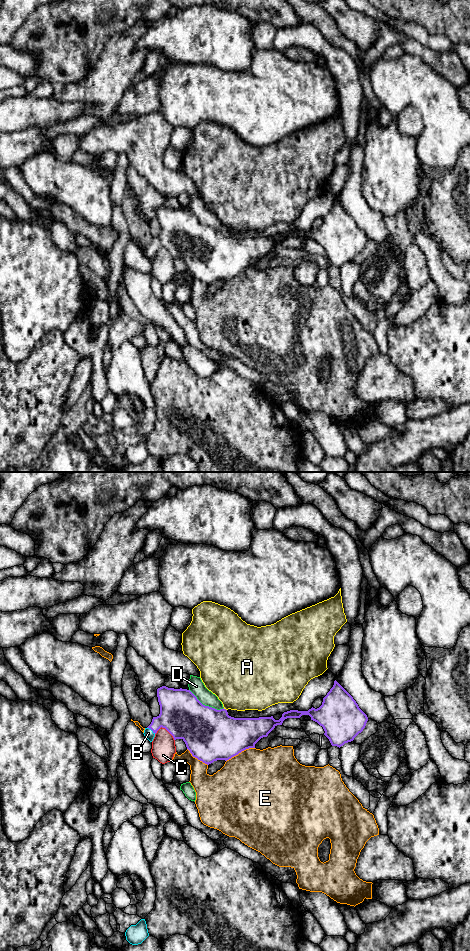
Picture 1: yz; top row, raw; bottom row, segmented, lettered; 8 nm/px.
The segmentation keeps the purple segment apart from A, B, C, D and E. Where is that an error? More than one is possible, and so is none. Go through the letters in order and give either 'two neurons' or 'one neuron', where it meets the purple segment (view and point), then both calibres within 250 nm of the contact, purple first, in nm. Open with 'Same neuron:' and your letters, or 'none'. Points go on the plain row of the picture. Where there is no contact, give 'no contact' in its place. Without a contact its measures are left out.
Same neuron: B
A: two neurons; meets purple in yz at (225, 229); 420 nm thick on the purple side, 440 nm on the other
B: one neuron; meets purple in yz at (151, 249); 300 nm thick on the purple side, 80 nm on the other
C: two neurons; meets purple in yz at (166, 249); 360 nm thick on the purple side, 190 nm on the other
D: two neurons; meets purple in yz at (206, 226); 420 nm thick on the purple side, 120 nm on the other
E: two neurons; meets purple in yz at (240, 272); 400 nm thick on the purple side, 480 nm on the other

